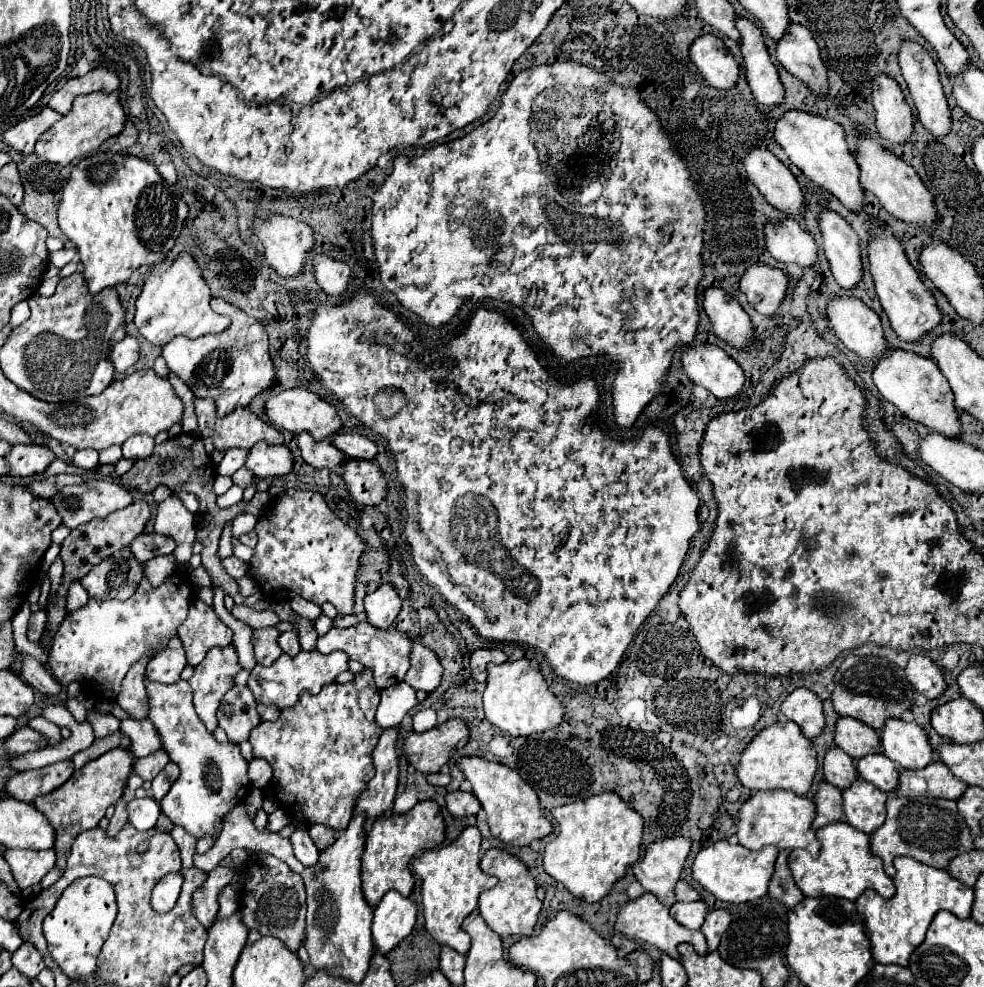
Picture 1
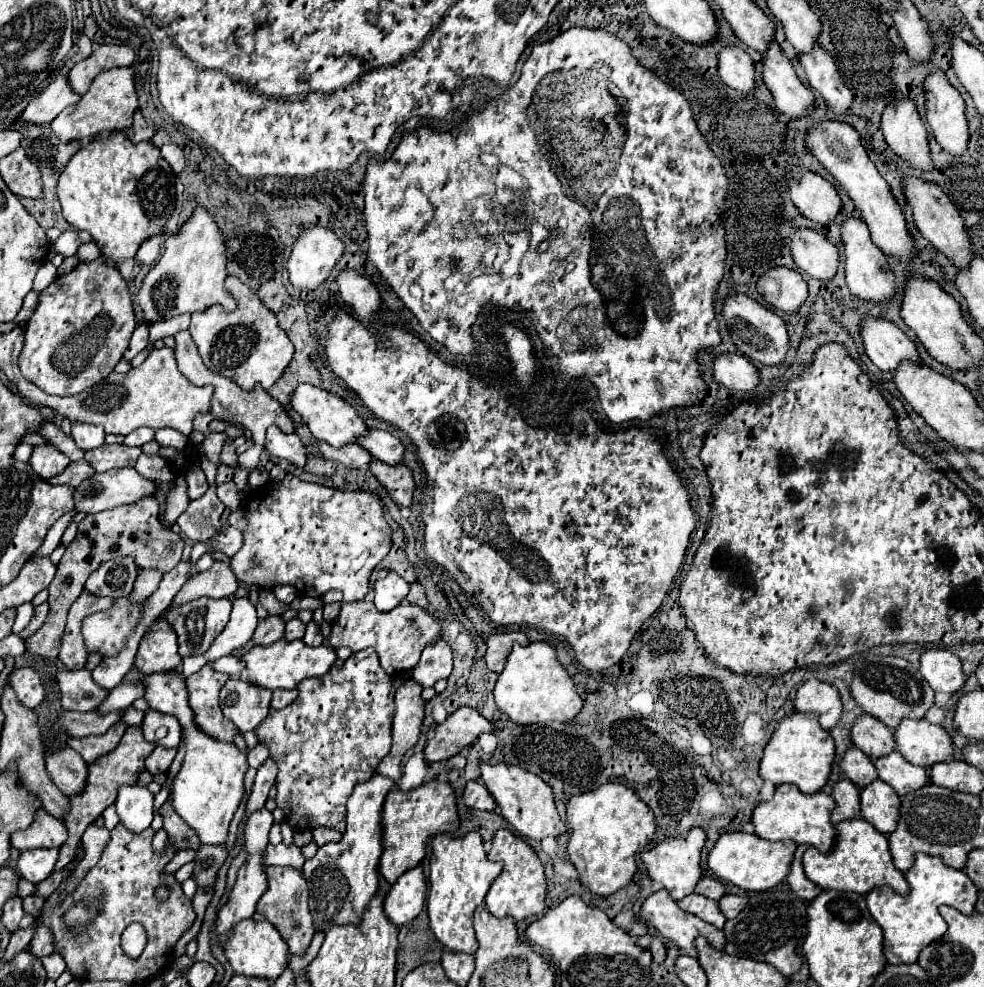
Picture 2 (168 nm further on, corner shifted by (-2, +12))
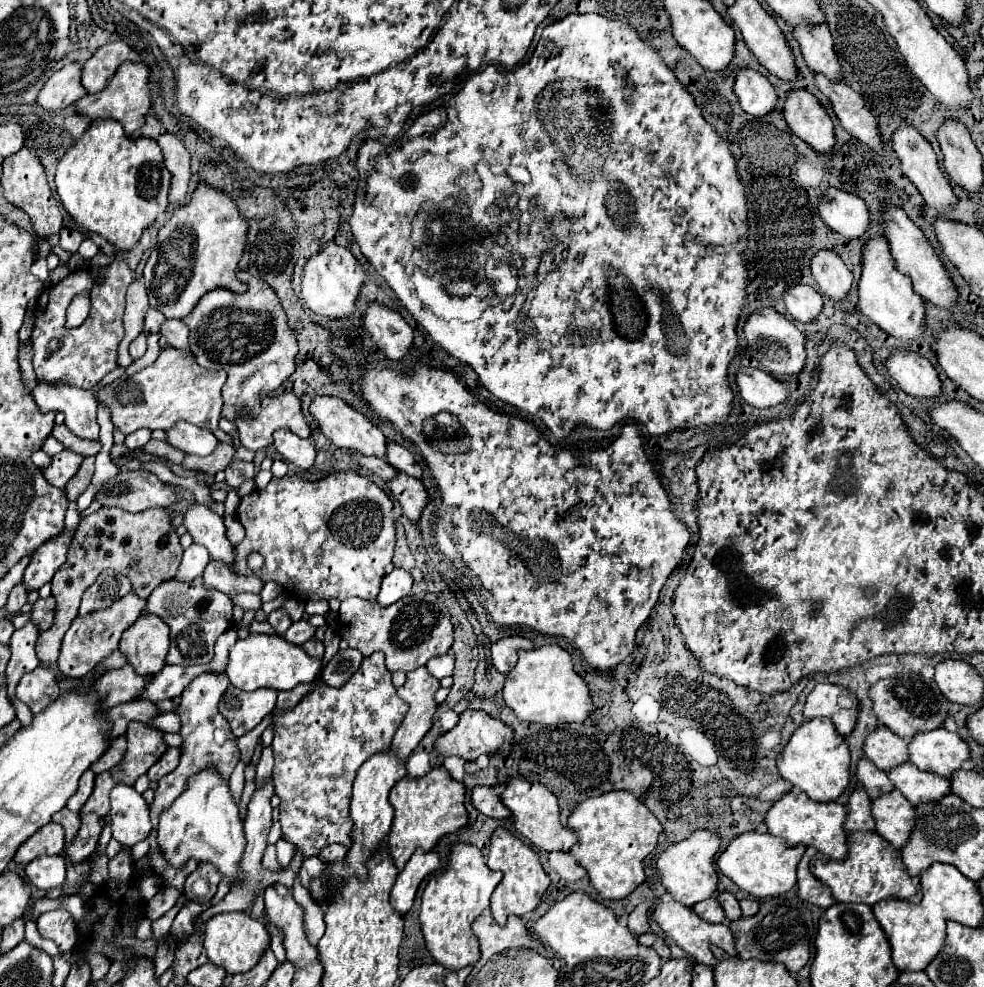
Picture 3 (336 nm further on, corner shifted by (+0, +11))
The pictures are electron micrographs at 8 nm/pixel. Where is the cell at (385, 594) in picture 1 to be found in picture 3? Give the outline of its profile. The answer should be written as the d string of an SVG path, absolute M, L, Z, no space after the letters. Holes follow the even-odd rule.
M393 568L383 578L383 584L381 584L381 592L377 596L377 602L381 606L391 606L399 598L407 596L411 592L411 586L413 586L411 574L407 570L403 570L403 568Z

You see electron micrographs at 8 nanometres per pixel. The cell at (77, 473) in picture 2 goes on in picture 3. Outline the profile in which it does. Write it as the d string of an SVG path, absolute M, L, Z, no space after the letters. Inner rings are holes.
M95 458L83 460L79 472L73 476L73 480L65 488L65 494L69 500L77 500L77 496L81 496L81 492L85 492L85 488L91 482L91 476L93 476L93 464L95 464Z

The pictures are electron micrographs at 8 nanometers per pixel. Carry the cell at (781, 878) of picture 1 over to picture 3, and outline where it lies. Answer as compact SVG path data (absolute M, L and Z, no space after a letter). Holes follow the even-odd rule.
M807 848L807 852L803 854L799 868L797 868L797 888L799 888L799 898L805 902L811 902L819 908L829 908L833 906L833 896L831 896L831 888L827 884L821 884L809 870L809 860L817 854L817 850Z

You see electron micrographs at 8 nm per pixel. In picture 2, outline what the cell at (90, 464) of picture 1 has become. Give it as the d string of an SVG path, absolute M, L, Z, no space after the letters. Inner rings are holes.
M73 423L71 437L75 439L77 447L83 449L83 451L97 449L97 447L101 447L105 443L105 431L103 431L103 427L87 425L87 423Z

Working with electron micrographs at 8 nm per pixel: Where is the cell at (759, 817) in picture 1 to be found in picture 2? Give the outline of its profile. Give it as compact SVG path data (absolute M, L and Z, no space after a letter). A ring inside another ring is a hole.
M779 785L775 789L775 795L769 801L761 801L751 817L751 823L755 827L755 835L767 839L767 841L783 841L791 839L795 843L805 843L821 853L827 853L833 847L835 841L835 829L829 821L829 813L835 807L835 801L831 795L817 791L817 793L801 793L795 785Z

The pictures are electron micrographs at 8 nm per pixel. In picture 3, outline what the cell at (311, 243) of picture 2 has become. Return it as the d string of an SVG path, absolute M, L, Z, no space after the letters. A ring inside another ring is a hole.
M331 242L317 256L307 260L303 268L301 298L319 316L325 316L331 320L351 318L357 310L357 300L359 300L363 282L365 282L365 272L355 260L355 256L349 252L349 248L343 248Z

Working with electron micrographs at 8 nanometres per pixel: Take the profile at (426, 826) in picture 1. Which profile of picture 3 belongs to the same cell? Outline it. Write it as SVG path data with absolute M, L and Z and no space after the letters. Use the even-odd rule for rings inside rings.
M435 766L423 778L405 776L391 788L389 800L395 808L395 818L387 842L391 848L391 858L395 860L399 870L407 864L407 860L419 846L423 850L431 850L439 842L439 838L457 832L469 820L469 816L465 814L465 786L453 780L443 766Z

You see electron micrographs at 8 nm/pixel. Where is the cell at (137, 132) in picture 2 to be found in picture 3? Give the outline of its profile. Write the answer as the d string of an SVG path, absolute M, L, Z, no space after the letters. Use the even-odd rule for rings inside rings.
M149 114L147 116L147 120L145 120L145 124L143 124L143 128L135 134L135 136L149 136L149 138L159 138L161 134L165 134L167 130L163 128L163 124L153 116L153 114Z

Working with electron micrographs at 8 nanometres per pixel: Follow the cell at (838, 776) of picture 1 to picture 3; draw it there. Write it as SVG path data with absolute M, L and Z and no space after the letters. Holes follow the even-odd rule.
M863 758L857 764L857 780L865 788L865 792L869 794L871 800L875 800L875 798L879 798L879 796L893 790L893 782L889 780L887 772L875 768L875 764L867 758Z

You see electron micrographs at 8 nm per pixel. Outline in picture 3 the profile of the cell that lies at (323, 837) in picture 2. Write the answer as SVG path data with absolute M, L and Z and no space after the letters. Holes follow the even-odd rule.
M331 844L331 846L327 846L327 848L319 854L319 858L325 860L325 862L329 862L329 860L343 860L343 858L345 858L345 852L347 852L345 846L341 846L341 844Z

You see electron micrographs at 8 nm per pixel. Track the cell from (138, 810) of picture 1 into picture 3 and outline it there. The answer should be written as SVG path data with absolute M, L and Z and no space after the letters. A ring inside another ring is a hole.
M117 784L111 790L109 818L111 818L113 838L121 846L131 848L133 844L145 840L151 832L149 806L133 786Z

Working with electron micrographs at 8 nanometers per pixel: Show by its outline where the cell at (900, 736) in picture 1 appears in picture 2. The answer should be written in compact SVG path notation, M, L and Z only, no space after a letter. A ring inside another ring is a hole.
M903 719L895 729L897 751L913 765L931 767L933 763L947 761L953 755L949 733L941 725L923 719Z

